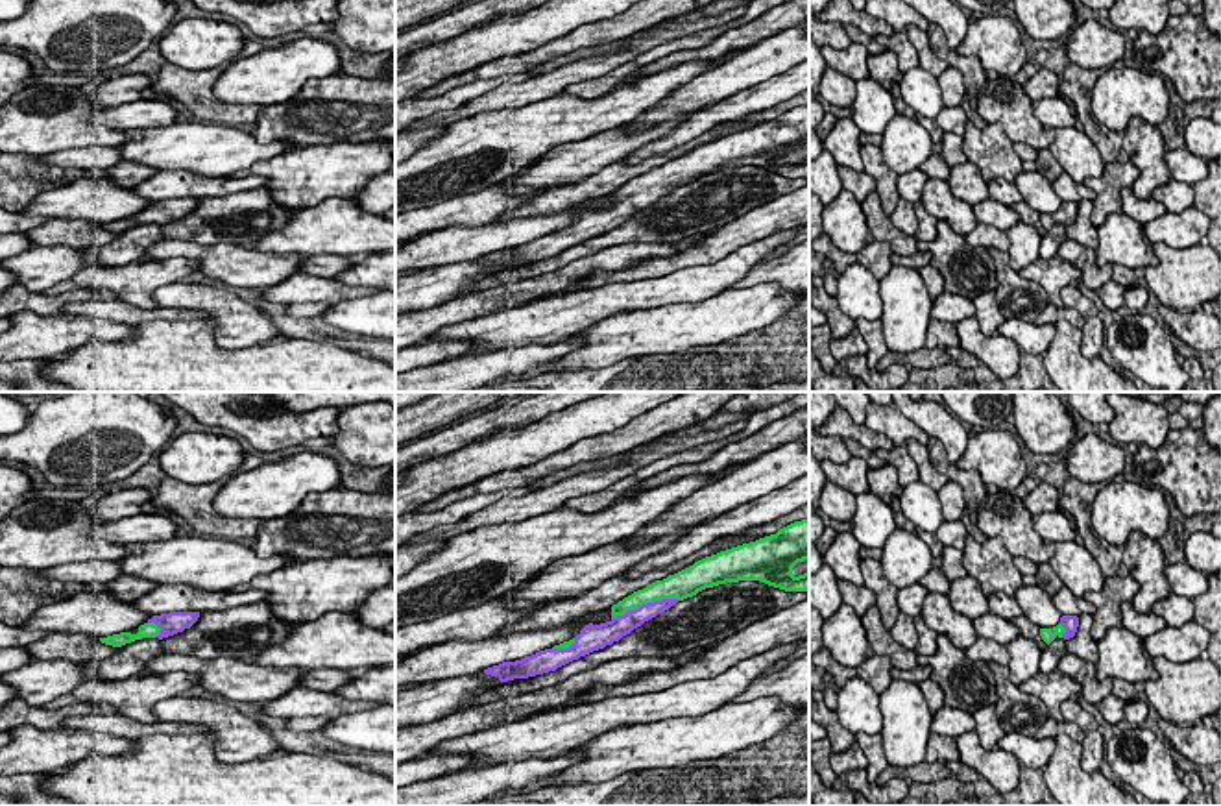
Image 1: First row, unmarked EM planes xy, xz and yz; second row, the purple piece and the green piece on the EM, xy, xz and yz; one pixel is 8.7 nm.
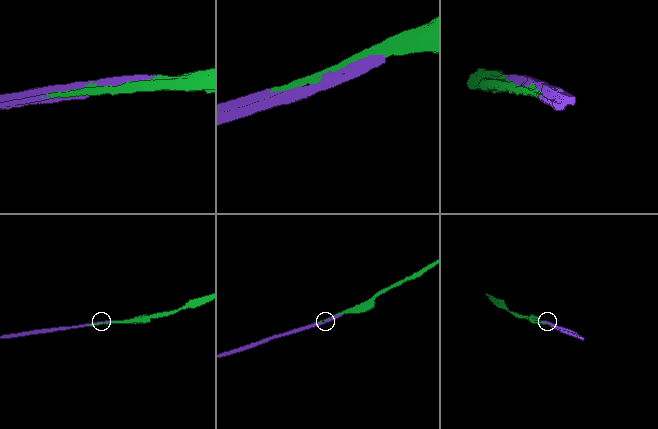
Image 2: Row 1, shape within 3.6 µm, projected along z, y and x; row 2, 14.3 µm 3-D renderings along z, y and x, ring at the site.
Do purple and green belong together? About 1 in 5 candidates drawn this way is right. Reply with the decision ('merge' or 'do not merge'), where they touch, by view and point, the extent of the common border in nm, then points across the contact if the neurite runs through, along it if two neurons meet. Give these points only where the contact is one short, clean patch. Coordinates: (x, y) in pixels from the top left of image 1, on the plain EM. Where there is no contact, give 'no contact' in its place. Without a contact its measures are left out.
merge | xz (647, 189) | 600 nm

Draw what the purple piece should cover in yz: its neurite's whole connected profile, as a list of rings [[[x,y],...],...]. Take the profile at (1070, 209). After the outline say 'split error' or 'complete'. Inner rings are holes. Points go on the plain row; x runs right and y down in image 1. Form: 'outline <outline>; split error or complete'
outline [[[1062,202],[1060,209],[1053,214],[1040,214],[1042,226],[1049,231],[1057,222],[1070,226],[1075,222],[1079,213],[1079,203],[1077,202]]]; split error

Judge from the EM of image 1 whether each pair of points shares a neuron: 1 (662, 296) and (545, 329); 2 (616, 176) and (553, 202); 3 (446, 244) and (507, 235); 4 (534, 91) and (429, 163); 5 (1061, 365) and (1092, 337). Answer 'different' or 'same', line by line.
1: same
2: same
3: same
4: different
5: different

